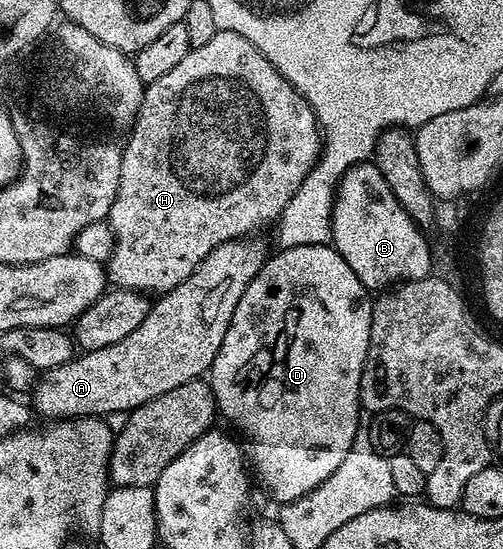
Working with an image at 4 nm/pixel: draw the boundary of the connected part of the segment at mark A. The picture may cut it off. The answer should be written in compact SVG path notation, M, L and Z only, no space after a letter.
M240 238L218 244L199 265L173 289L152 303L151 312L121 342L101 350L83 352L68 364L46 369L33 389L33 408L51 422L68 418L107 418L110 412L130 413L145 402L190 380L198 380L210 369L217 350L229 330L233 310L245 294L245 286L269 259L267 244L259 238Z

